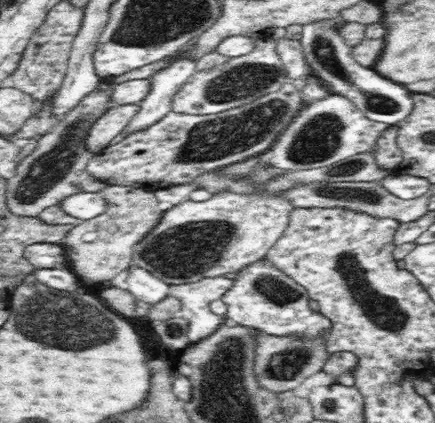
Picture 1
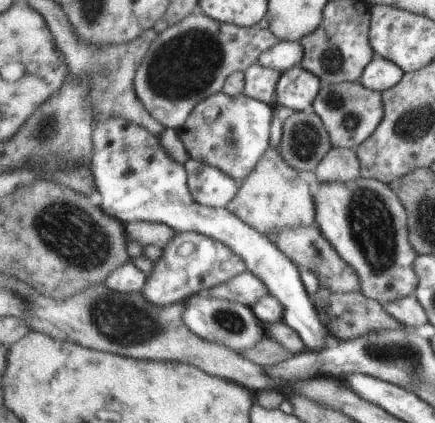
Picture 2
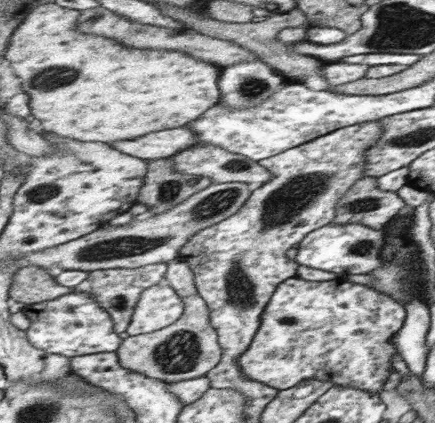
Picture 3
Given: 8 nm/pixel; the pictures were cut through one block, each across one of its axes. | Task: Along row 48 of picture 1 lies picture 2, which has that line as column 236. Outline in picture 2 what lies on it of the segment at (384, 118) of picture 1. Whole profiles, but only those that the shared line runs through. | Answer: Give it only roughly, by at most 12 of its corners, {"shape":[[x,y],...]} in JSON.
{"shape":[[202,293],[184,322],[204,340],[240,352],[265,338],[250,307]]}

